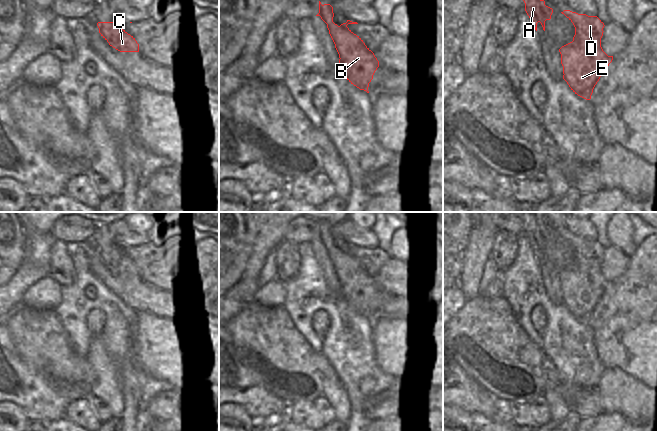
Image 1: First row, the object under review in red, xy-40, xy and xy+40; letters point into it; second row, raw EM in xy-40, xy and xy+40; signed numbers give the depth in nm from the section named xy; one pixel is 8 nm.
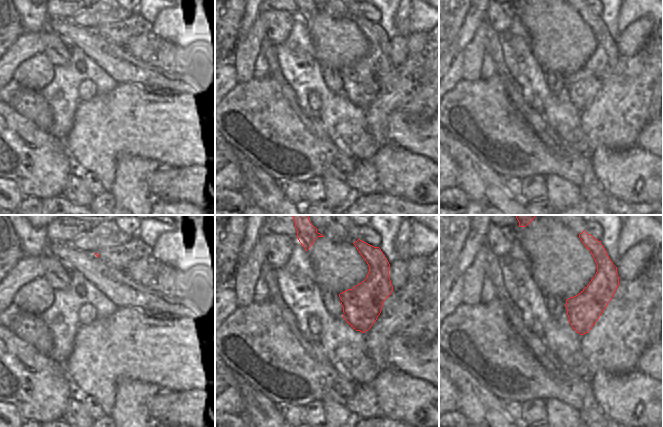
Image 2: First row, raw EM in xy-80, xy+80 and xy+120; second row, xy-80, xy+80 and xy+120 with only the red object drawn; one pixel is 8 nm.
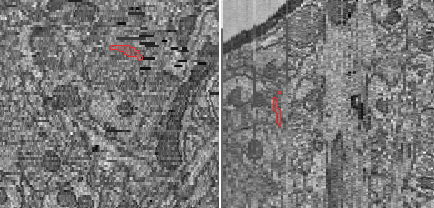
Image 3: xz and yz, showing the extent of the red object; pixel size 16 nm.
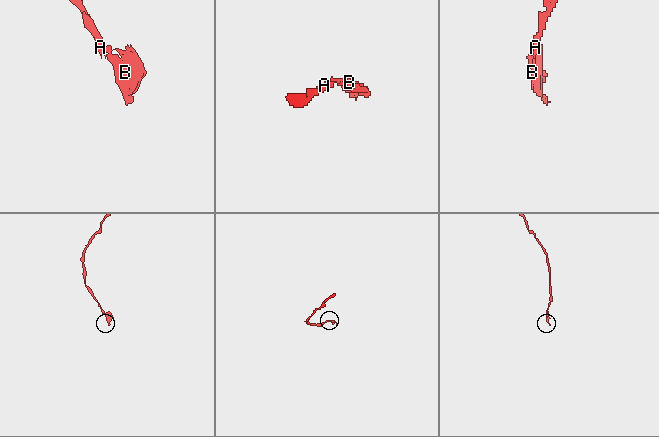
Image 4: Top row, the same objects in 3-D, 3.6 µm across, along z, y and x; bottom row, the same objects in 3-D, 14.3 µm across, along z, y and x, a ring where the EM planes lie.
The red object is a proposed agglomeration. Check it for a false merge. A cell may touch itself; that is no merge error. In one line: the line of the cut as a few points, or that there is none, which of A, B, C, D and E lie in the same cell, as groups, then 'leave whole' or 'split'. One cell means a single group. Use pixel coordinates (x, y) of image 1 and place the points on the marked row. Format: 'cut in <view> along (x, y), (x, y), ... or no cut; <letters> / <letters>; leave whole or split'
cut in xy along (332, 21), (327, 24); A / B C D E; split

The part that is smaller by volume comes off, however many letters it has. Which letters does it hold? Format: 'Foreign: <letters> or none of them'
Foreign: B, C, D, E

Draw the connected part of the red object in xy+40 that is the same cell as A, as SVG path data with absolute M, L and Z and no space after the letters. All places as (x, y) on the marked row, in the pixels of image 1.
M523 0L525 3L525 11L531 19L535 30L537 31L537 23L540 22L545 31L545 21L551 19L553 9L545 5L544 0Z

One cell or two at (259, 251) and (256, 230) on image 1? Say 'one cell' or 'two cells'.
one cell

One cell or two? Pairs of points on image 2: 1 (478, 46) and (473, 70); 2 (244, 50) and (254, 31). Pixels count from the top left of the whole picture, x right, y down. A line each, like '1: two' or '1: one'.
1: one
2: one

